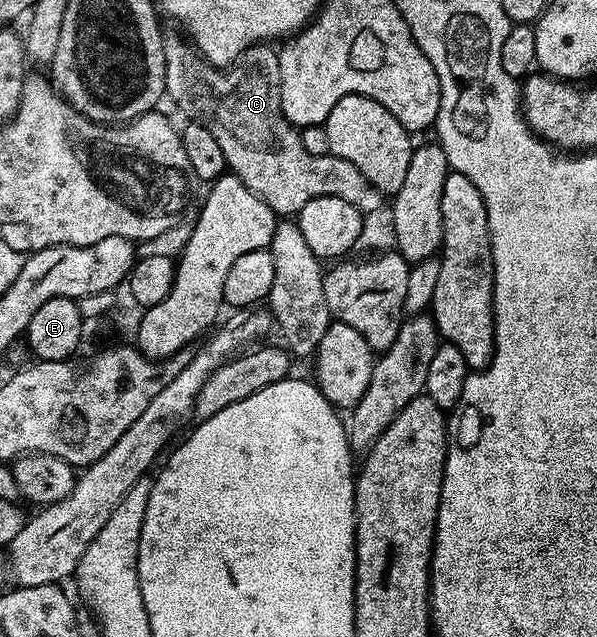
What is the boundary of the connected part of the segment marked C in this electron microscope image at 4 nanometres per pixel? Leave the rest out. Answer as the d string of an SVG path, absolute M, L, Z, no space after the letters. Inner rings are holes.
M167 34L164 39L164 73L168 99L184 114L190 115L186 117L216 137L217 144L223 149L227 168L238 176L245 187L252 189L252 193L259 195L272 208L275 216L297 216L298 210L316 197L340 197L340 201L348 201L348 205L363 213L380 210L384 202L382 192L369 183L364 173L356 169L356 165L335 155L313 155L304 149L299 128L286 120L280 105L277 50L270 45L255 45L249 48L248 55L254 58L254 68L251 71L246 67L238 67L239 65L229 69L215 67L214 64L207 63L189 42L181 43L176 36Z

